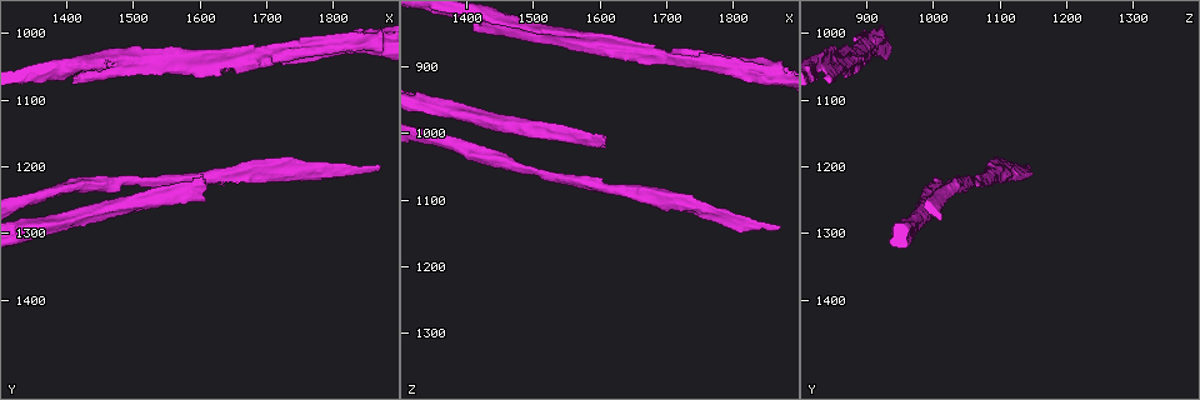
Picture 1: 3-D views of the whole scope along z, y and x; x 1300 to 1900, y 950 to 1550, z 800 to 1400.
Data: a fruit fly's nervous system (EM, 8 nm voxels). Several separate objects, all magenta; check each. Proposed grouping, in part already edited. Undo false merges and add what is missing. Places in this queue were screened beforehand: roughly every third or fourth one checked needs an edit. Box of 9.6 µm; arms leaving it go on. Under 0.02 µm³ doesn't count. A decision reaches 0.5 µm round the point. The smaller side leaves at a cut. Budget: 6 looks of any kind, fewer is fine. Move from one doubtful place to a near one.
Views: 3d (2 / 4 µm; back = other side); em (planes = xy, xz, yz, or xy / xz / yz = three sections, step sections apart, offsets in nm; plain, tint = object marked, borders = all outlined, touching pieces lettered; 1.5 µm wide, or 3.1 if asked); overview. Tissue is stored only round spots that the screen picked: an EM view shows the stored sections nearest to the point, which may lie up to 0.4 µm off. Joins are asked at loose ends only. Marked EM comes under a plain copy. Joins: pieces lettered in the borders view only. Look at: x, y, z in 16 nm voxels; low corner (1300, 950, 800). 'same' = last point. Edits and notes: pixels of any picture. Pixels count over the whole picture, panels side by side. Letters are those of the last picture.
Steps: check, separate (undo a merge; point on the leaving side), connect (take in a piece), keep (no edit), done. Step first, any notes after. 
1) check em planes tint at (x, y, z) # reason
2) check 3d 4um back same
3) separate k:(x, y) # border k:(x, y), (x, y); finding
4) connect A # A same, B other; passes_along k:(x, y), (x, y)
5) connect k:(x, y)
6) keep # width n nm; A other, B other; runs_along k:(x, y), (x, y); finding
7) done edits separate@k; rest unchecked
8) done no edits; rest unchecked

check 3d 2um at (1490, 1025, 845)

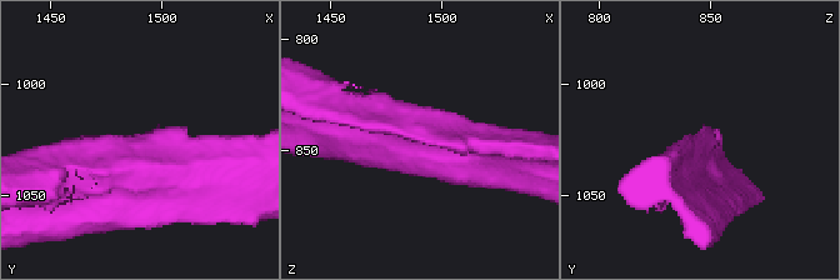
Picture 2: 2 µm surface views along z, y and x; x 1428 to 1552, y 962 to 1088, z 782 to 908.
check em yz step 8 tint at (1494, 1024, 847) # shape alone is not enough

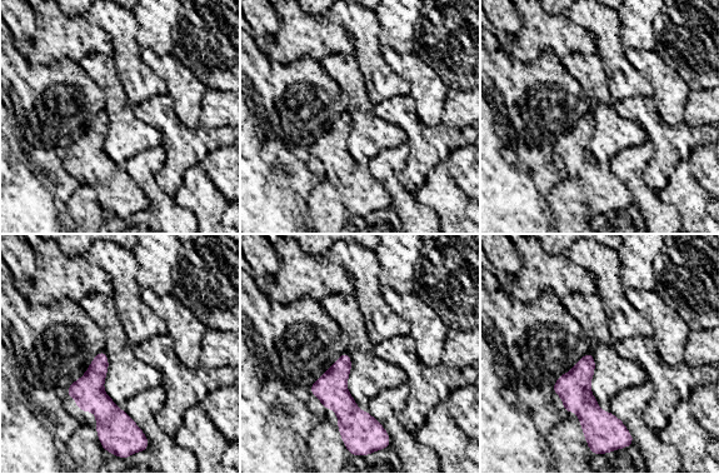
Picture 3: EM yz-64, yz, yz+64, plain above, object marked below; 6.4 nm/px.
check em planes borders same

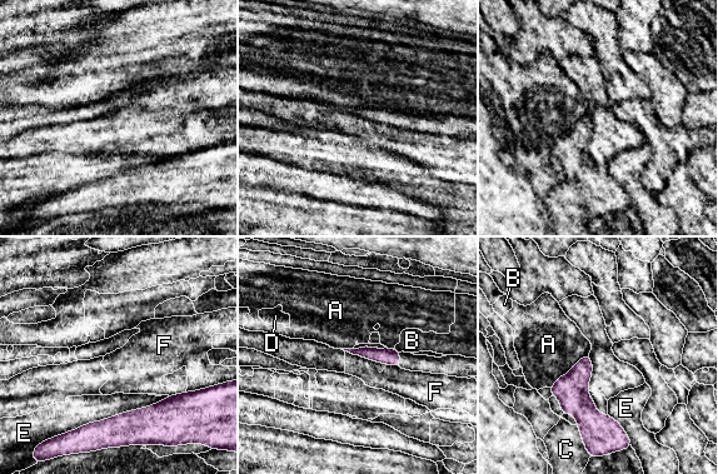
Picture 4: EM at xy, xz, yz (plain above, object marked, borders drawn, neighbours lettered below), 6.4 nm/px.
keep # A other, B other, C other, D other, E other, F other; border 4:(345, 350), (399, 368); none of them fits

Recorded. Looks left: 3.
check em planes borders at (1605, 1215, 1015) # branch stops here

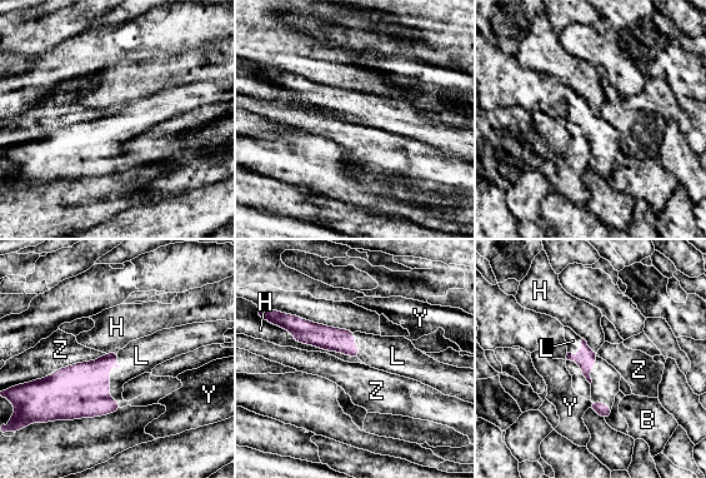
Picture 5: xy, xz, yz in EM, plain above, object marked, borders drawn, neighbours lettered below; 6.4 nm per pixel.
connect 5:(139, 357) # B other, H other, L same, Y other, Z other; passes_along 5:(80, 391), (109, 379), (139, 357); the neuron continues

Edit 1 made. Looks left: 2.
done edits connect@5; rest unchecked

